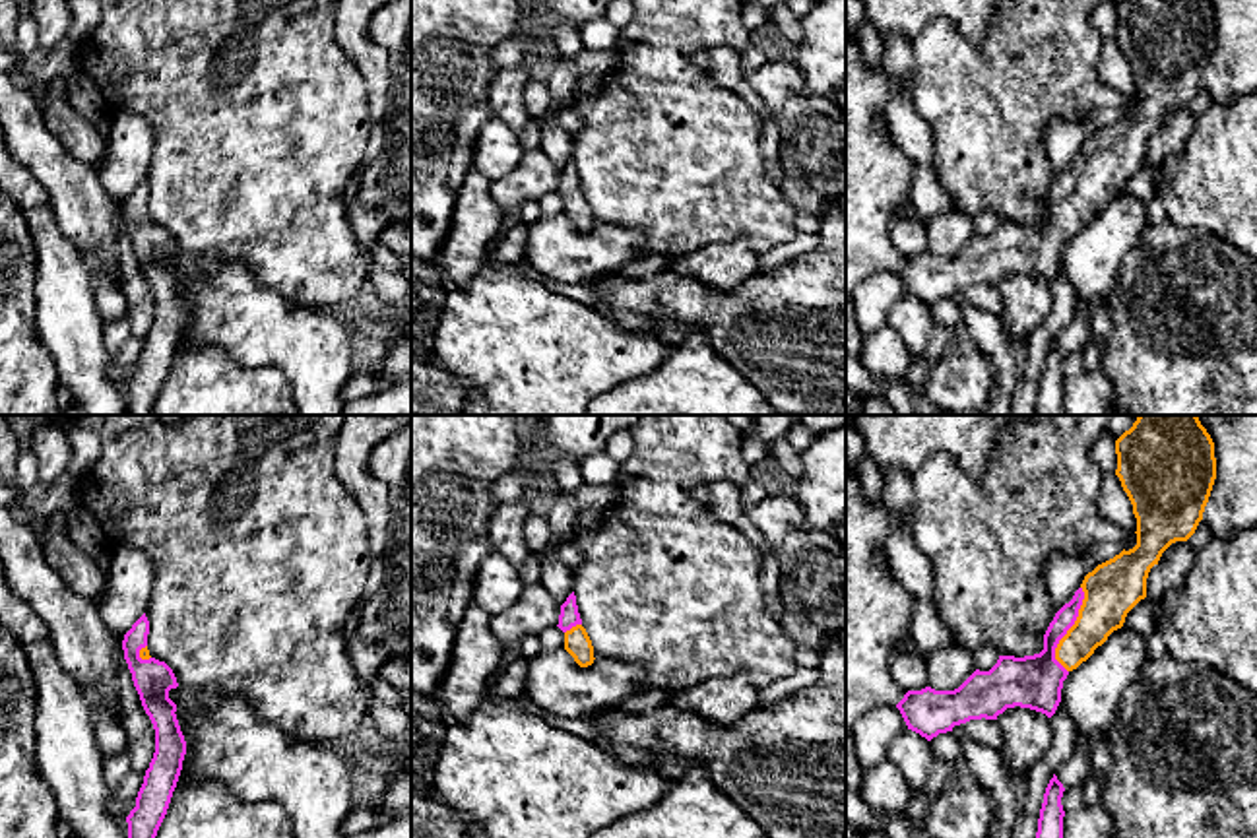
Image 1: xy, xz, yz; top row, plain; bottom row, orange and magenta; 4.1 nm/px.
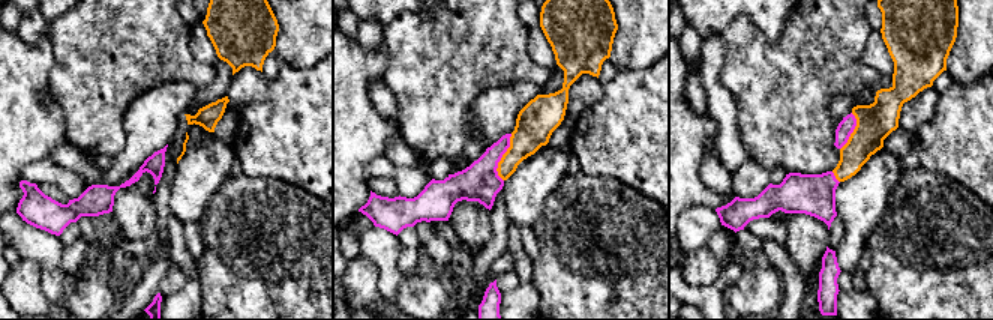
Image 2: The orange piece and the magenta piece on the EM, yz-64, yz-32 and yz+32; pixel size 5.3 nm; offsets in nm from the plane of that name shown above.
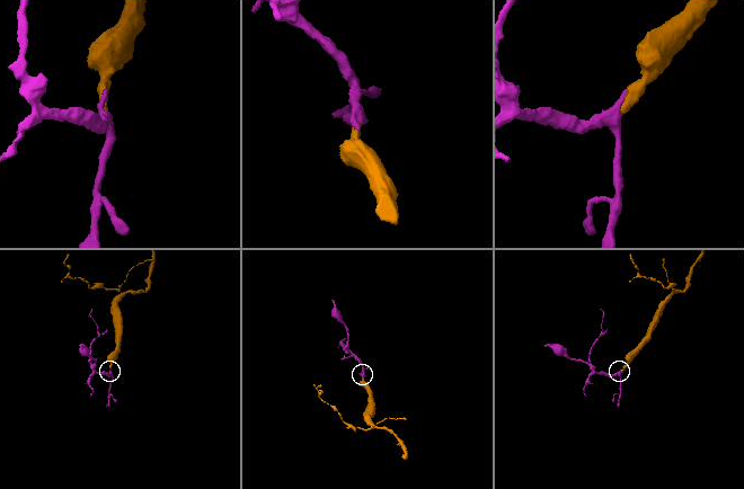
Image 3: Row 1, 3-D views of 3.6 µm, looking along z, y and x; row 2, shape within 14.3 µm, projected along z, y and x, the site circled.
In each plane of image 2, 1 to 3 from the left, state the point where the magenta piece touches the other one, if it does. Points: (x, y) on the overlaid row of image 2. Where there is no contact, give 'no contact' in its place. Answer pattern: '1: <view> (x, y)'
1: no contact
2: yz-32 (501, 158)
3: yz+32 (854, 131)

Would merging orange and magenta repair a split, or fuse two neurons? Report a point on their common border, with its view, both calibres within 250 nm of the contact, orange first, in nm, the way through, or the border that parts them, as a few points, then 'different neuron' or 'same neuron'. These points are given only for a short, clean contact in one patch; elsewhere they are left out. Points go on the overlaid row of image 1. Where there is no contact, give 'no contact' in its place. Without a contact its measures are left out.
contact yz (1069, 629); calibres 220 and 220 nm; way yz (1112, 588), (1069, 629), (1036, 679); same neuron

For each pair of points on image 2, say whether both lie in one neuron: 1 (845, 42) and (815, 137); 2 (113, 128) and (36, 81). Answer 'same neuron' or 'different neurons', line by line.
1: same neuron
2: different neurons

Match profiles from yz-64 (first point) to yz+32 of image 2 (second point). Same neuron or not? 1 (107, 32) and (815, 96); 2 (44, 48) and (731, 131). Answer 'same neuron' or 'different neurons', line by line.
1: same neuron
2: different neurons

